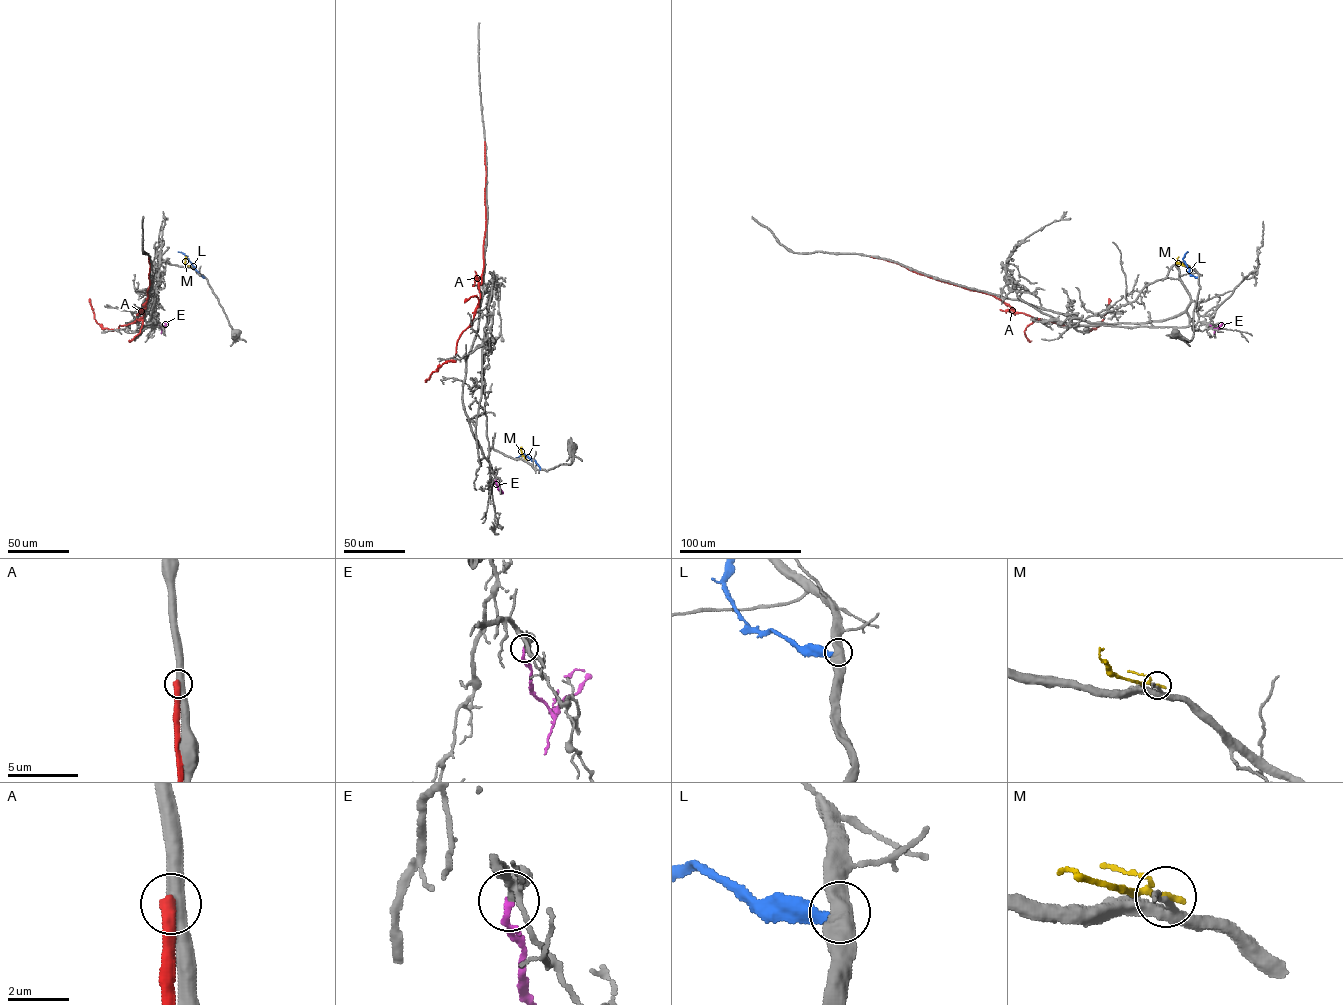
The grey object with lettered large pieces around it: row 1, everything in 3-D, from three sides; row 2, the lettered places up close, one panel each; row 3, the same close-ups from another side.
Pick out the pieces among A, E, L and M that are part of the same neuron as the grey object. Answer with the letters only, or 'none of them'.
E

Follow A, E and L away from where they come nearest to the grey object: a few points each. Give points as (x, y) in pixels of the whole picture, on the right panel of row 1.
A: (871, 257), (992, 295), (1016, 312), (1061, 325), (1096, 328), (1107, 310), (1109, 298)
E: (1209, 324), (1216, 329), (1221, 323)
L: (1199, 277), (1190, 274), (1183, 259), (1188, 252)

